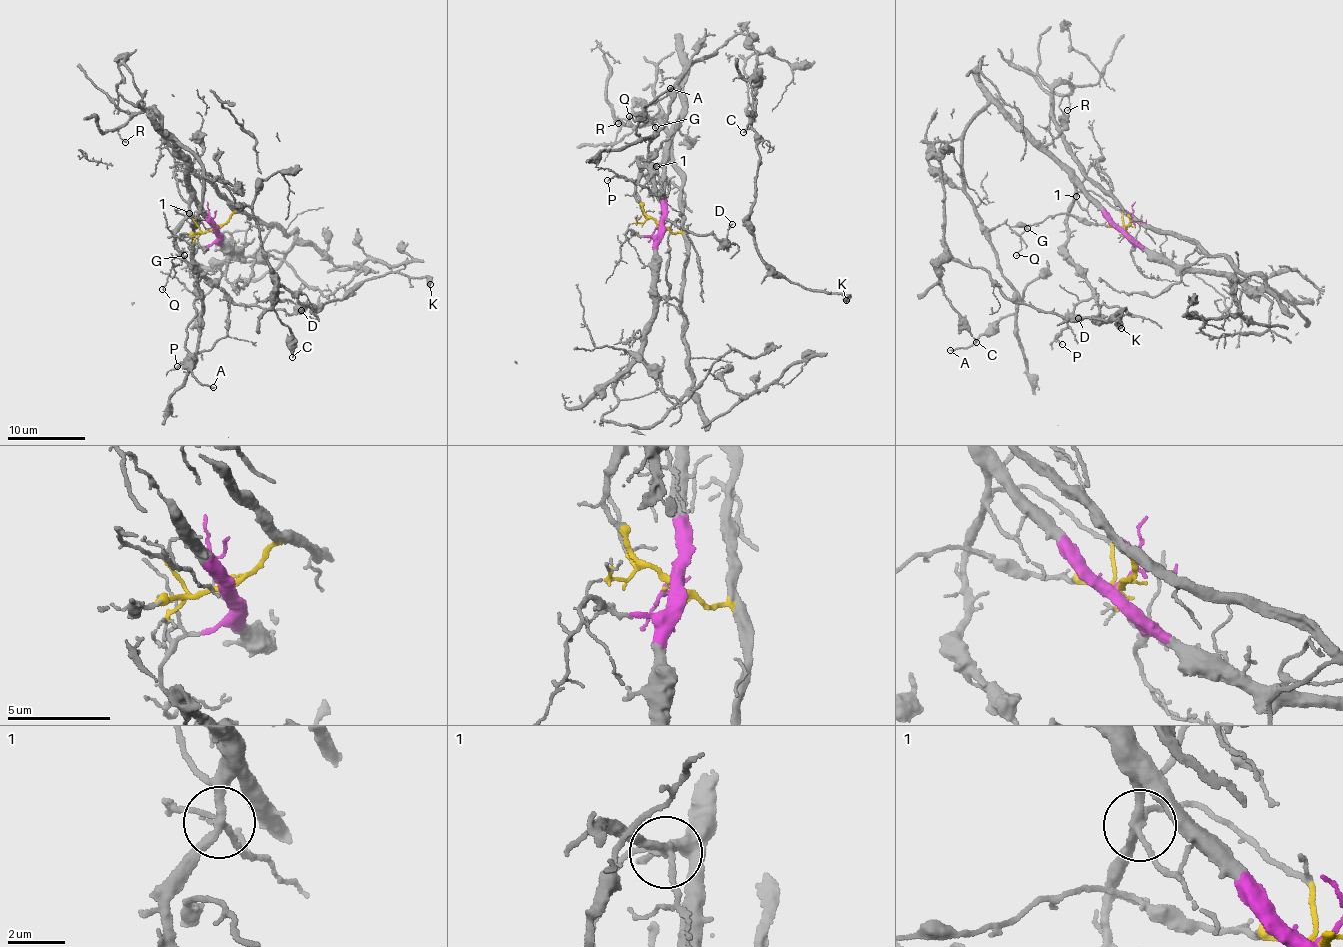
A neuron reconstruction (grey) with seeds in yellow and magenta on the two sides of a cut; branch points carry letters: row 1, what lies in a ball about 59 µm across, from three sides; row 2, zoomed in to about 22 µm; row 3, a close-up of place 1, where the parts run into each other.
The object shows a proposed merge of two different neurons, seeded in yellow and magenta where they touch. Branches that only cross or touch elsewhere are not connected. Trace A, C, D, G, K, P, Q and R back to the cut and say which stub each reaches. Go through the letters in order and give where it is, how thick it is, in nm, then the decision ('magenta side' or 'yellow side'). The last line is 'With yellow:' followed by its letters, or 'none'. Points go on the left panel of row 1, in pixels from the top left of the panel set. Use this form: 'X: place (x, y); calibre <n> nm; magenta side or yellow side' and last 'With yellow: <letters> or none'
A: place (213, 387); calibre 180 nm; magenta side
C: place (292, 357); calibre 120 nm; magenta side
D: place (301, 310); calibre 80 nm; magenta side
G: place (184, 255); calibre 140 nm; magenta side
K: place (430, 284); calibre 480 nm; magenta side
P: place (177, 366); calibre 100 nm; magenta side
Q: place (162, 289); calibre 120 nm; magenta side
R: place (125, 142); calibre 100 nm; yellow side
With yellow: R

